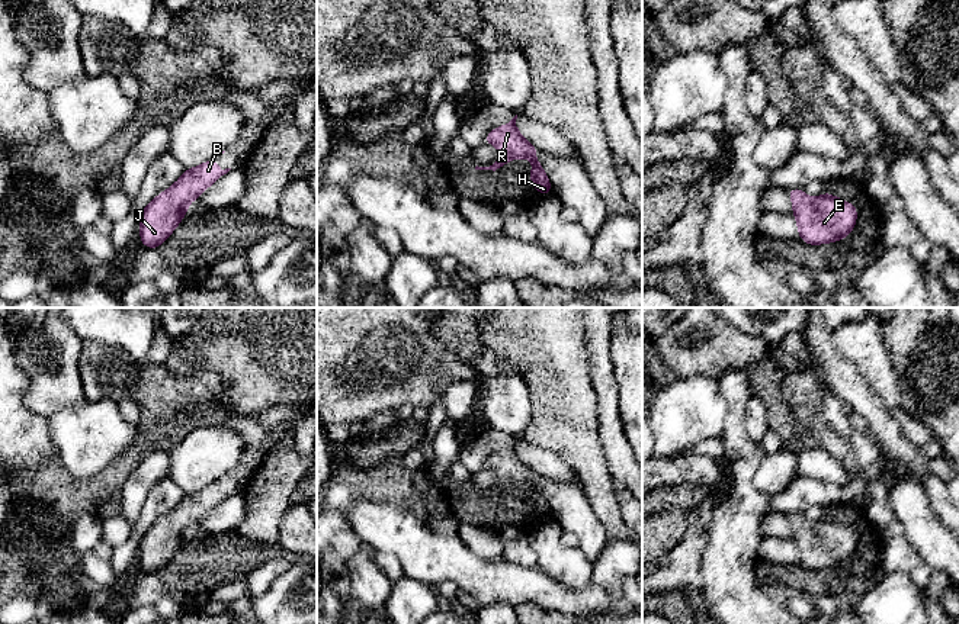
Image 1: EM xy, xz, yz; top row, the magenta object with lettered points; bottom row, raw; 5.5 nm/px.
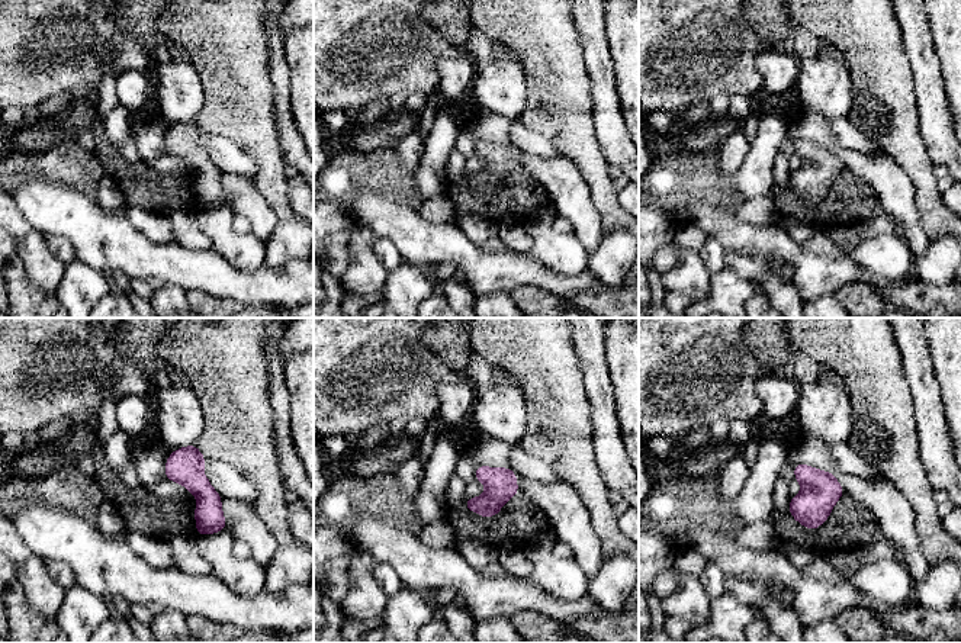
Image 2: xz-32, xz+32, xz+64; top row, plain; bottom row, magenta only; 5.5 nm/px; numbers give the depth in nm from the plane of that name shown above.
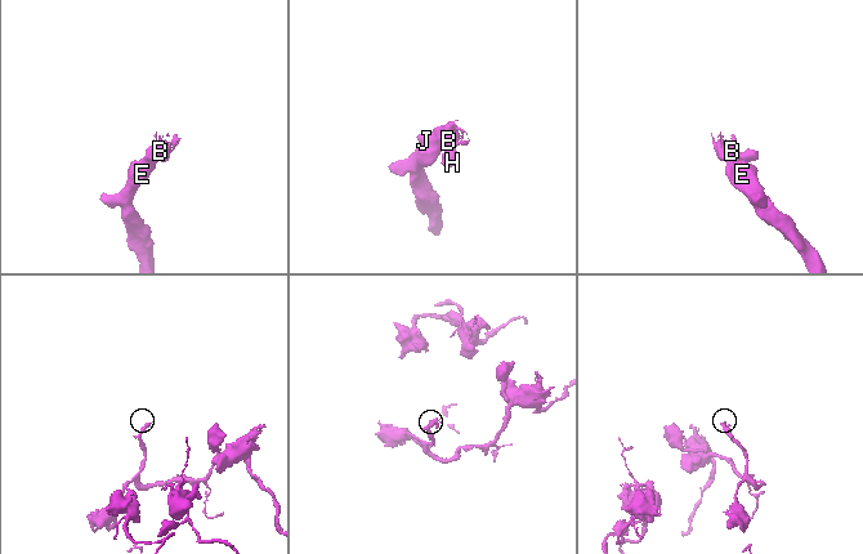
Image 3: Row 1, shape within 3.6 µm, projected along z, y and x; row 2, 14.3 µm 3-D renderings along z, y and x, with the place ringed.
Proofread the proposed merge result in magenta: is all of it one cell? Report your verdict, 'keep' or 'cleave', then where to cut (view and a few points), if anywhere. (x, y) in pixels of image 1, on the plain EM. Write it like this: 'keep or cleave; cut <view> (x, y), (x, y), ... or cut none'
keep; cut none

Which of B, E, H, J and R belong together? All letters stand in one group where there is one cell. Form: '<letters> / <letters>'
B E H J R

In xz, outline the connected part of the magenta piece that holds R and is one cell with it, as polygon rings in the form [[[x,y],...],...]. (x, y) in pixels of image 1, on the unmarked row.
[[[517,440],[504,451],[493,453],[485,460],[485,469],[500,475],[500,483],[490,492],[475,492],[475,495],[493,495],[506,490],[514,483],[526,483],[532,486],[532,498],[529,505],[533,512],[543,521],[552,517],[551,506],[536,482],[536,472],[522,461],[516,451]]]

